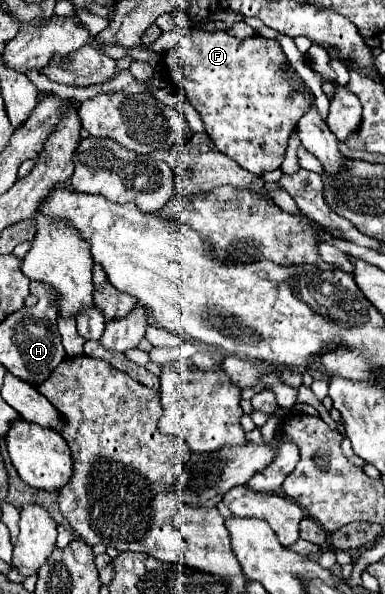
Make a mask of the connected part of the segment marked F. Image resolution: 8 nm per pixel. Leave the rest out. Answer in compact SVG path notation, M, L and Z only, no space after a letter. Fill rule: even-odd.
M193 28L169 54L181 64L181 88L193 108L199 112L205 124L205 132L215 142L217 150L257 176L271 170L279 170L293 128L315 102L315 96L307 86L299 86L297 90L295 78L291 78L291 74L297 72L283 54L279 42L263 38L259 34L253 38L235 38L225 30L207 32L201 28Z

